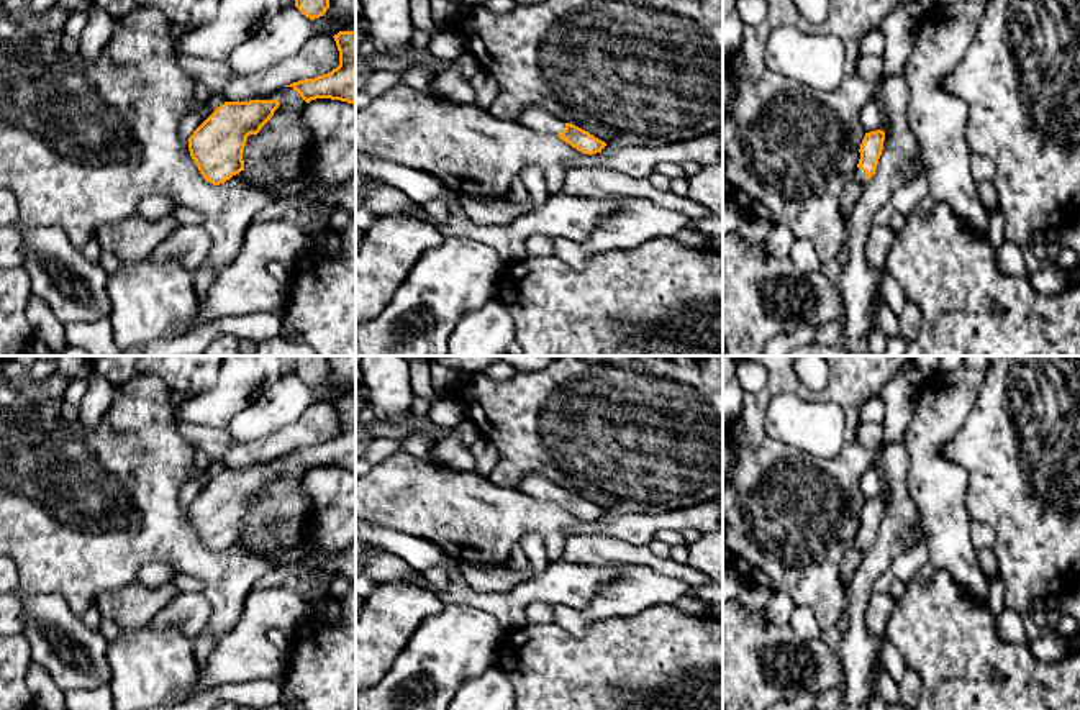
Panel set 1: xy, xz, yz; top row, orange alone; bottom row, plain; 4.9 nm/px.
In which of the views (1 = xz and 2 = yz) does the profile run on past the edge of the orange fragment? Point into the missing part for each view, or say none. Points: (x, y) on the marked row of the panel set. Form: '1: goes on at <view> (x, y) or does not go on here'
1: goes on at xz (535, 117)
2: goes on at yz (851, 192)

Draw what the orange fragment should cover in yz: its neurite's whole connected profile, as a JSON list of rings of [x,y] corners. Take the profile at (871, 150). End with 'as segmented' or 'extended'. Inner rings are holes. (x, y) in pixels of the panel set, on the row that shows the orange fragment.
[[[877,130],[865,133],[860,144],[860,159],[852,179],[844,185],[841,193],[841,213],[849,218],[852,207],[859,200],[865,182],[875,174],[882,156],[885,131]]]; extended

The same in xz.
[[[538,105],[528,107],[520,115],[518,121],[541,133],[557,134],[562,141],[583,154],[597,154],[606,146],[605,141],[595,138],[588,131],[572,123],[565,123],[559,116]]]; extended

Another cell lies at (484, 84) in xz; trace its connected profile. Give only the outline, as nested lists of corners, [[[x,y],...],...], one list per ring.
[[[479,69],[472,77],[470,77],[470,85],[475,92],[475,103],[480,108],[488,110],[490,105],[495,102],[498,95],[498,82],[497,79],[487,72],[485,69]]]

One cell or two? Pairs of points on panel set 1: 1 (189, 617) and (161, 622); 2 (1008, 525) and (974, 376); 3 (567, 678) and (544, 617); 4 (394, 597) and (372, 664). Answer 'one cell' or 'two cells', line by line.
1: one cell
2: two cells
3: two cells
4: one cell

